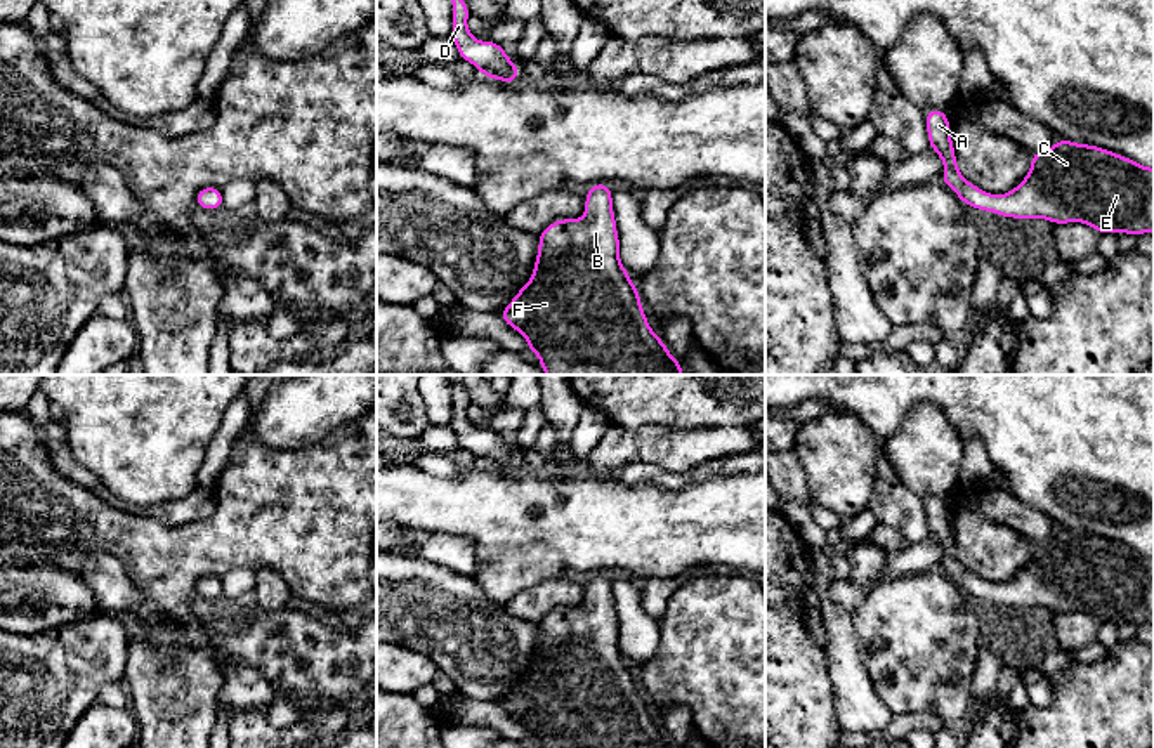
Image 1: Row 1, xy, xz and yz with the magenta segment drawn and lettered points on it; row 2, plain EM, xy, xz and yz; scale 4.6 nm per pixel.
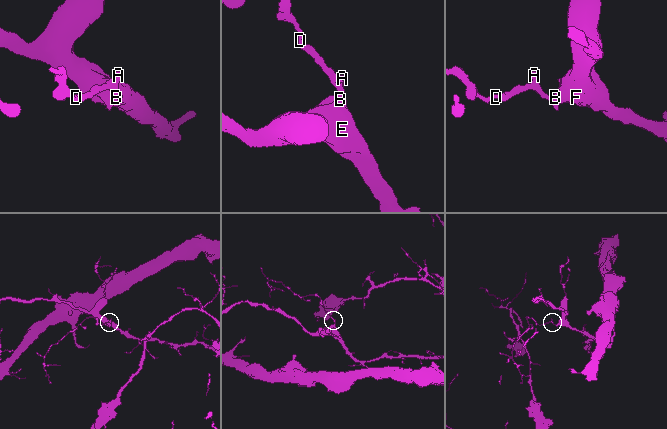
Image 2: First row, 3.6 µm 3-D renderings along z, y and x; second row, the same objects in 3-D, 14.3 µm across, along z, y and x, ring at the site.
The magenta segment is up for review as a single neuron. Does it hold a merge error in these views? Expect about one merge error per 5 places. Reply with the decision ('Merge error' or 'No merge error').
No merge error

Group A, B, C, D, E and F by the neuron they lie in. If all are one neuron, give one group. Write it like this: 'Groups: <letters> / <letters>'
Groups: A B C D E F

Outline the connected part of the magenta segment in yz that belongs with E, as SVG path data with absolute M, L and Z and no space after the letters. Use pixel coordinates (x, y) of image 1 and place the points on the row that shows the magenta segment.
M946 111L925 113L928 146L944 161L942 182L975 210L986 210L1010 219L1046 219L1052 224L1083 222L1098 234L1130 233L1140 236L1154 233L1154 168L1144 167L1123 154L1098 146L1059 139L1043 153L1031 153L1031 170L1024 180L1006 194L987 194L968 182L958 170L958 160L949 132Z

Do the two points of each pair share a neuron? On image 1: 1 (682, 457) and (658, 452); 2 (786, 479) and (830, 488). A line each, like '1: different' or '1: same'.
1: same
2: different

